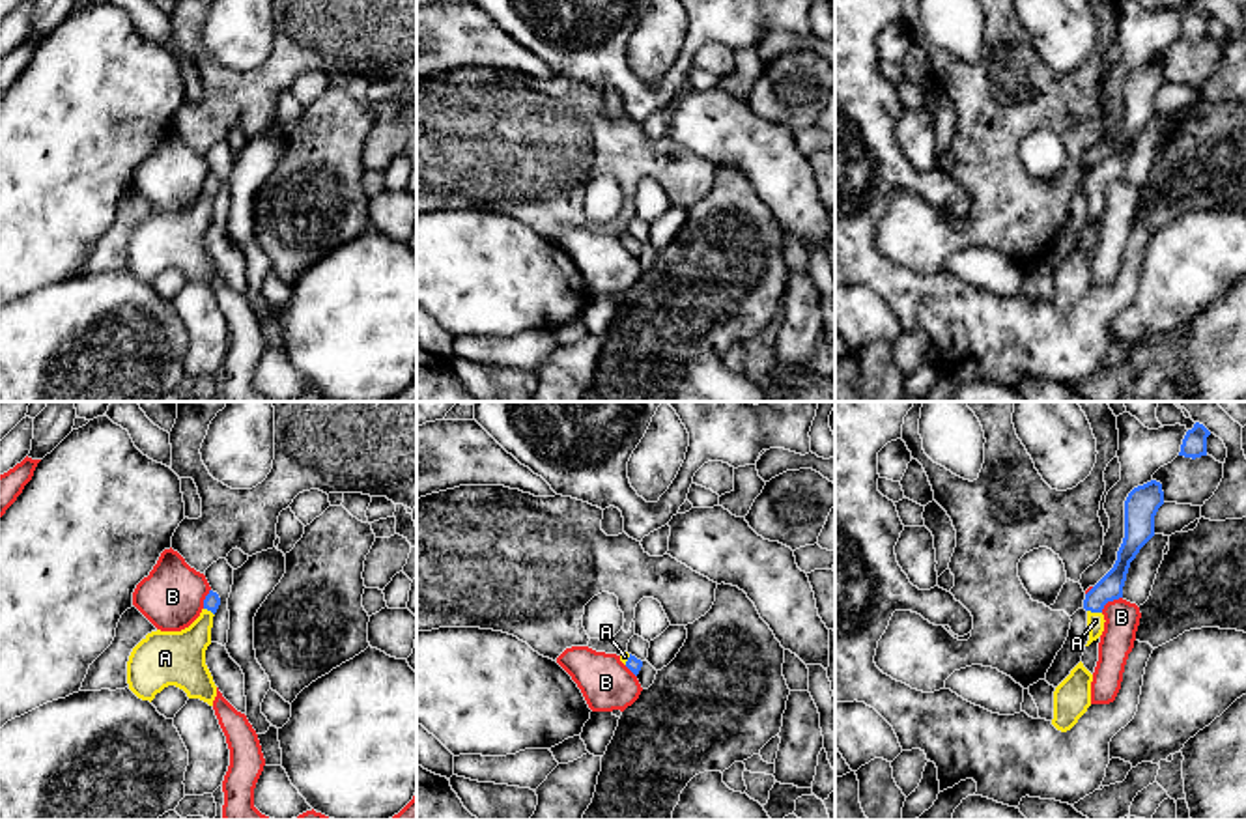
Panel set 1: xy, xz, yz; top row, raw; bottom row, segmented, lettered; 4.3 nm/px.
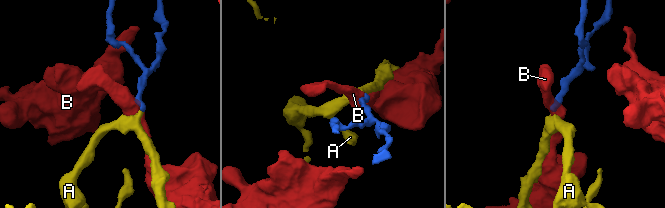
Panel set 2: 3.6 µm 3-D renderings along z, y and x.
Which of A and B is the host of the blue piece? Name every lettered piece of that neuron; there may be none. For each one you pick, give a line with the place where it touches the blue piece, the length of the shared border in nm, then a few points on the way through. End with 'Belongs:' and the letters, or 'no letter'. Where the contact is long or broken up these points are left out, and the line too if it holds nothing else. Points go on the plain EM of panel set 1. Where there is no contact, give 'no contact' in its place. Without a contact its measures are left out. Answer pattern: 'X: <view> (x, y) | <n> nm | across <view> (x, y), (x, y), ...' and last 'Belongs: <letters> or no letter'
A: yz (1095, 193) | 70 nm | across yz (1110, 169), (1095, 183), (1095, 193), (1095, 202)
Belongs: A

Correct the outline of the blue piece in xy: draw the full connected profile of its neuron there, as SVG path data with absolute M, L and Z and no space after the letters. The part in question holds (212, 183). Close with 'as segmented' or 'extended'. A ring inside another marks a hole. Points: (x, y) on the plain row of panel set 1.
M209 172L200 198L181 213L151 213L131 233L127 243L129 271L142 282L153 282L168 267L176 267L189 280L213 288L217 267L205 247L211 226L213 198L220 187Z; extended

